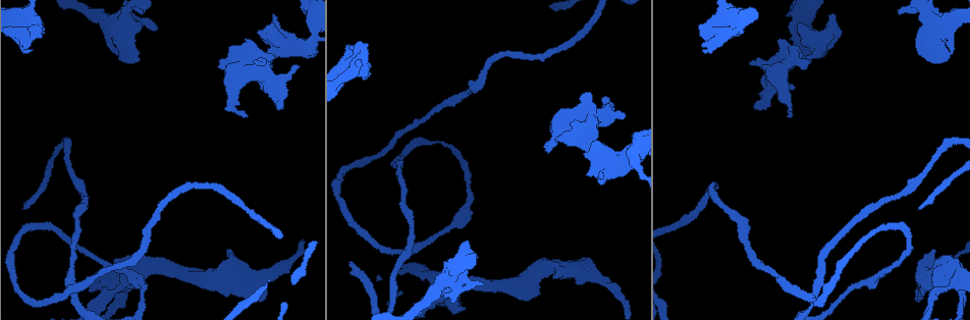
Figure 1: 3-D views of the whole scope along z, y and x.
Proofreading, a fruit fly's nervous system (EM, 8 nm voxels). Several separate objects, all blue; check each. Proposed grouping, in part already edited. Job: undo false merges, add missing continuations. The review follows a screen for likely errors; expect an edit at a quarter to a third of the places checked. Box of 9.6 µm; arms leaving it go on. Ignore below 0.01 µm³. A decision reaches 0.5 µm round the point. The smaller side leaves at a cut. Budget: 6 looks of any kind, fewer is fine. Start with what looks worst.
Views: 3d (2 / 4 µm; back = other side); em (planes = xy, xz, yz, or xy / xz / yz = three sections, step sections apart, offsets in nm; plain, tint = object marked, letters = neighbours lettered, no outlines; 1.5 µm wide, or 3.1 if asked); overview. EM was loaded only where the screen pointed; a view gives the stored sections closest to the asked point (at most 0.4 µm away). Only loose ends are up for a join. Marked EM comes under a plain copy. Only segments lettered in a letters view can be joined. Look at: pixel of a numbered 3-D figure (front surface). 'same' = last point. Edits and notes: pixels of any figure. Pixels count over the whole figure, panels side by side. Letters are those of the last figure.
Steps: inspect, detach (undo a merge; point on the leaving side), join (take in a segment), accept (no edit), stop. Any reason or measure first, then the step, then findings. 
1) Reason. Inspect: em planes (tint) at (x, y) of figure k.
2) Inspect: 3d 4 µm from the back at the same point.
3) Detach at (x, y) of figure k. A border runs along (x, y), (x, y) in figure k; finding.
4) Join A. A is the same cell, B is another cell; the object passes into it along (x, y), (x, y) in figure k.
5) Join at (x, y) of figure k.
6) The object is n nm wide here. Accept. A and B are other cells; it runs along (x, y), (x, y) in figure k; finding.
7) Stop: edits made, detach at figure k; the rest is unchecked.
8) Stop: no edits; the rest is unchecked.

Stops while still wide. Inspect: em xz step 4 (letters) at (570, 123) of figure 1.

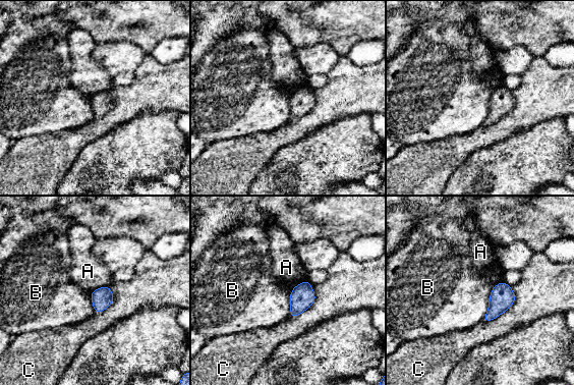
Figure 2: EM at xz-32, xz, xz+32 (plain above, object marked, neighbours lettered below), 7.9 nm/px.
Accept. A, B and C are other cells; none of them fits.

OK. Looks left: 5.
Branch stops here. Inspect: 3d 4 µm at (282, 107) of figure 1.

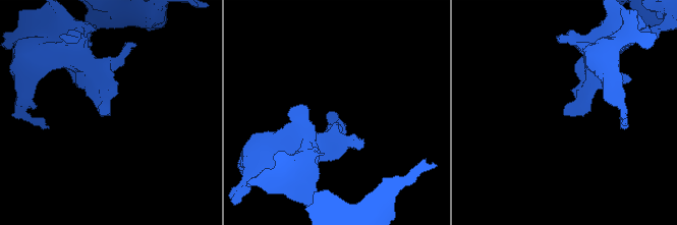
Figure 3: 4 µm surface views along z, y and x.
Inspect: em yz step 8 (tint) at (564, 112) of figure 3.

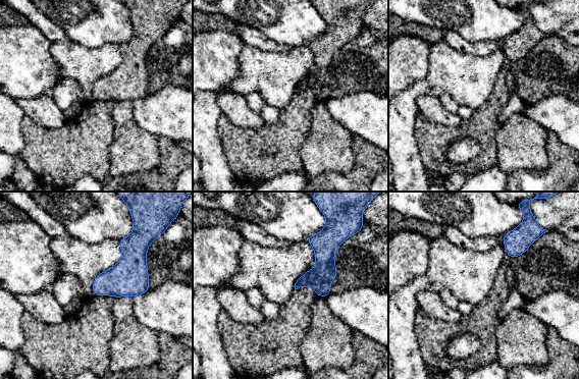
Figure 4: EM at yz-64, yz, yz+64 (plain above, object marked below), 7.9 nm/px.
Another direction. Inspect: em planes (letters) at the same point.

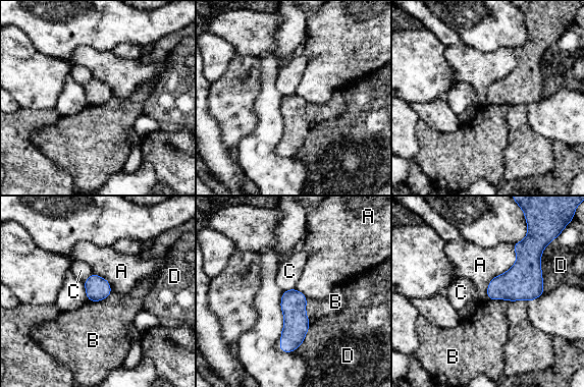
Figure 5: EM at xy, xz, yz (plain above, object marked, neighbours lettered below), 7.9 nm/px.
Accept. A, B, C and D are other cells; none of them fits.

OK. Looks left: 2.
Calibre changes. Inspect: em planes (letters) at (107, 295) of figure 1.

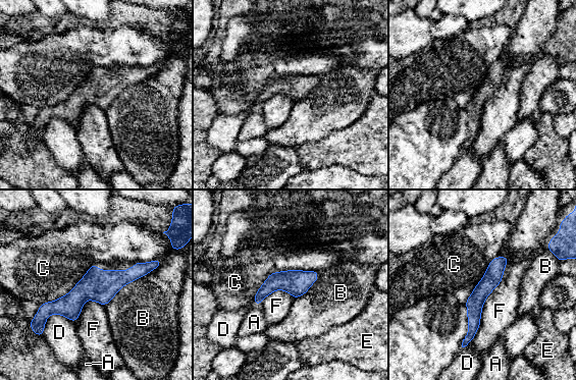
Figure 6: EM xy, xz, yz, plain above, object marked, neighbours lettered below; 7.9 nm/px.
Accept. A, B, C, D, E and F are other cells; a border runs along (509, 257), (468, 343) in figure 6; continuous, no second neuron.

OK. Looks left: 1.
Stop: no edits; the rest is unchecked.

